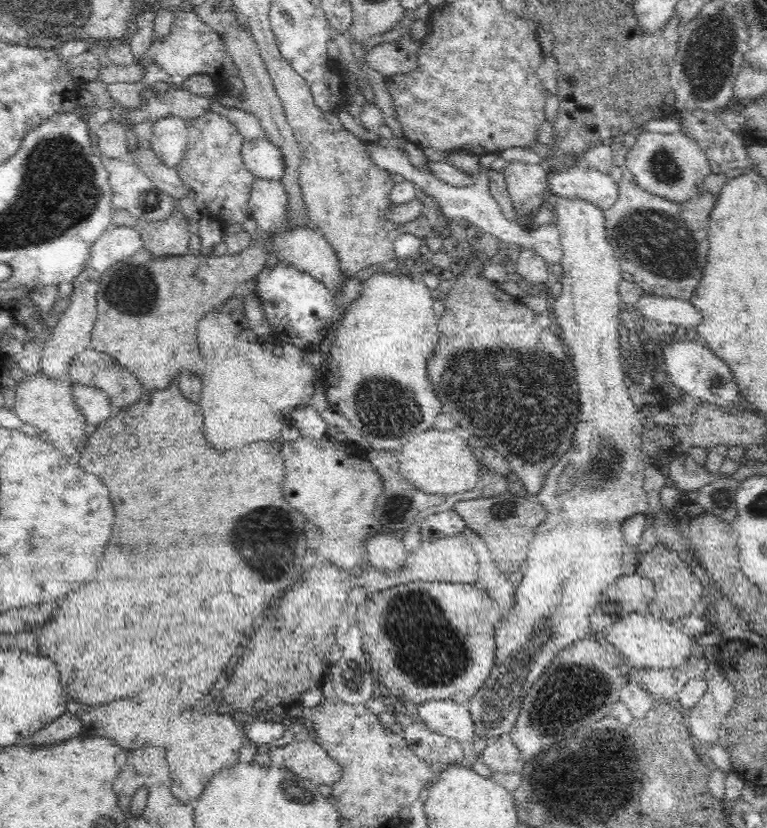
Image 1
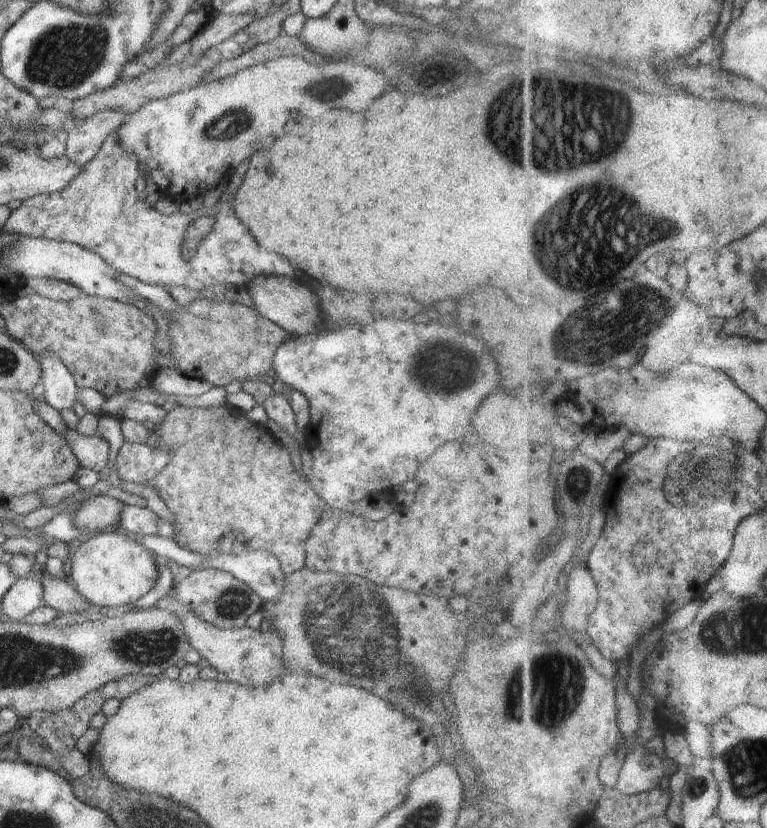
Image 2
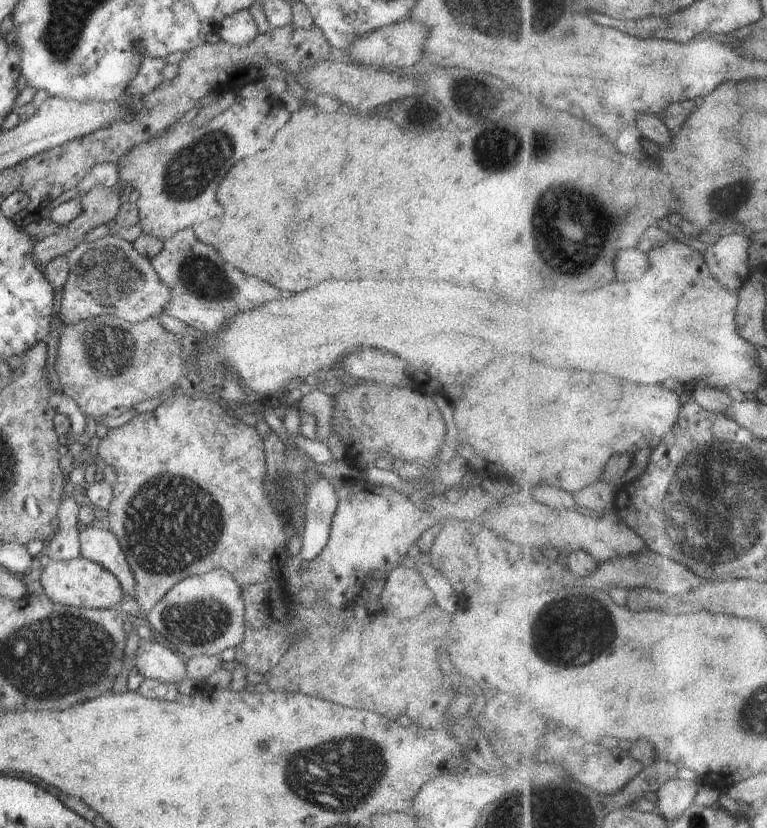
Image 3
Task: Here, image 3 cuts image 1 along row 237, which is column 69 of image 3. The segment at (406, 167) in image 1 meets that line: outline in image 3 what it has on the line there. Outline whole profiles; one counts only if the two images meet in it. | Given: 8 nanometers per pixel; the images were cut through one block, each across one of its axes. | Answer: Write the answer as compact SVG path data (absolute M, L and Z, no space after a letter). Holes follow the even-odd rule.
M73 495L70 498L62 499L58 509L58 531L50 538L50 541L45 543L44 554L48 555L50 562L60 562L72 559L77 559L81 556L79 532L81 529L80 522L78 520L78 512L81 507L76 503Z

